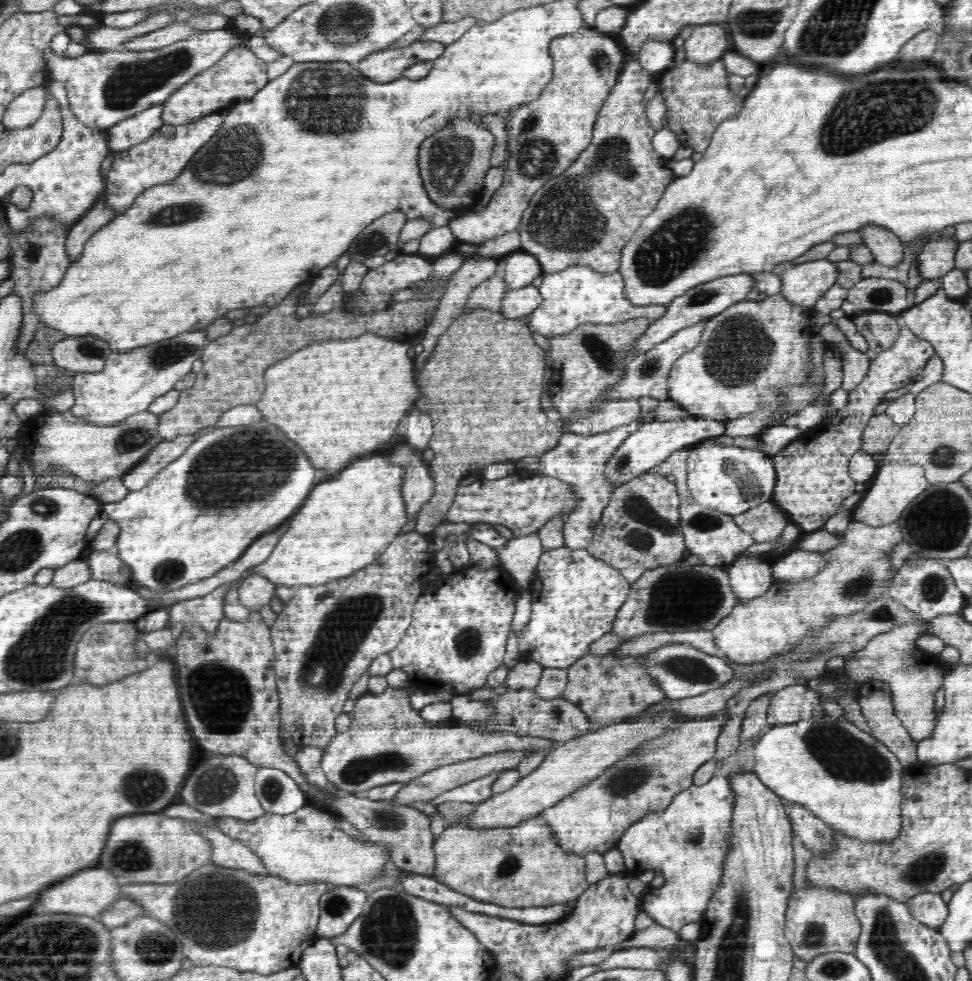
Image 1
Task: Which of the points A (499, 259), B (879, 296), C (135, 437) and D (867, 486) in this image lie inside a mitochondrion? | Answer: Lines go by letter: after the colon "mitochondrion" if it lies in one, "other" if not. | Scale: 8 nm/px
A: other
B: mitochondrion
C: mitochondrion
D: other

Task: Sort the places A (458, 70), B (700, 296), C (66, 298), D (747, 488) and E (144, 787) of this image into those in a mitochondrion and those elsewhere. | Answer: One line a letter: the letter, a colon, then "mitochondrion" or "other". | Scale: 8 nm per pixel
A: other
B: mitochondrion
C: other
D: mitochondrion
E: mitochondrion

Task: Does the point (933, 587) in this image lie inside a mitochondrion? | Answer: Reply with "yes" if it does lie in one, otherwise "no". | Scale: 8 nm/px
yes

